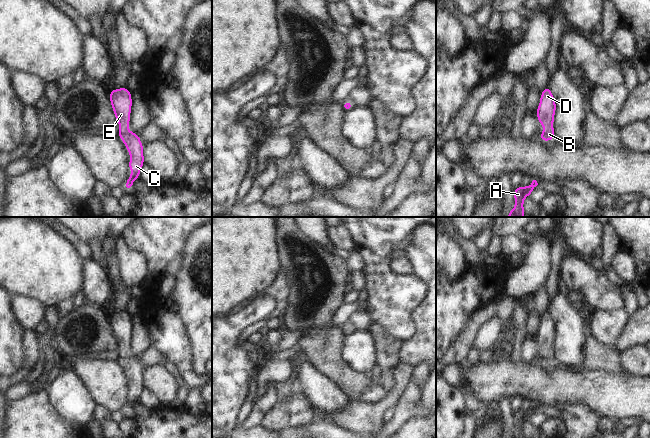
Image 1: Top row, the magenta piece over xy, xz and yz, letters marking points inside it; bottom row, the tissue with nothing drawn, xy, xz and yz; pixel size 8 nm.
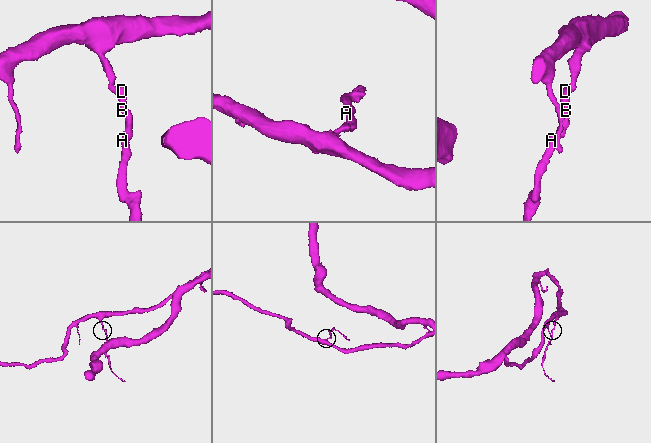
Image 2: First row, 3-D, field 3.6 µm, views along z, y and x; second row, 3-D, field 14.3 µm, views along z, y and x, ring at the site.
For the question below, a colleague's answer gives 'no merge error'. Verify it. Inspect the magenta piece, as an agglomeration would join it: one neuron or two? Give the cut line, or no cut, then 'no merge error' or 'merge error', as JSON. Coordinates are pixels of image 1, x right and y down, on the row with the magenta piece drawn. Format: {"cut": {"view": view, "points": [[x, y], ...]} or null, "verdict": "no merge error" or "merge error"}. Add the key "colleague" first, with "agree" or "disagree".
{"colleague": "agree", "cut": null, "verdict": "no merge error"}

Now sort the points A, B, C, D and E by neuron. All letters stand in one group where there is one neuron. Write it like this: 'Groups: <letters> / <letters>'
Groups: A B C D E.

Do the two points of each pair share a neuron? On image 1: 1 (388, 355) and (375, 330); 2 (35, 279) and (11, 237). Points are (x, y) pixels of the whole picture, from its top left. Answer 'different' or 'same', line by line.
1: same
2: same

